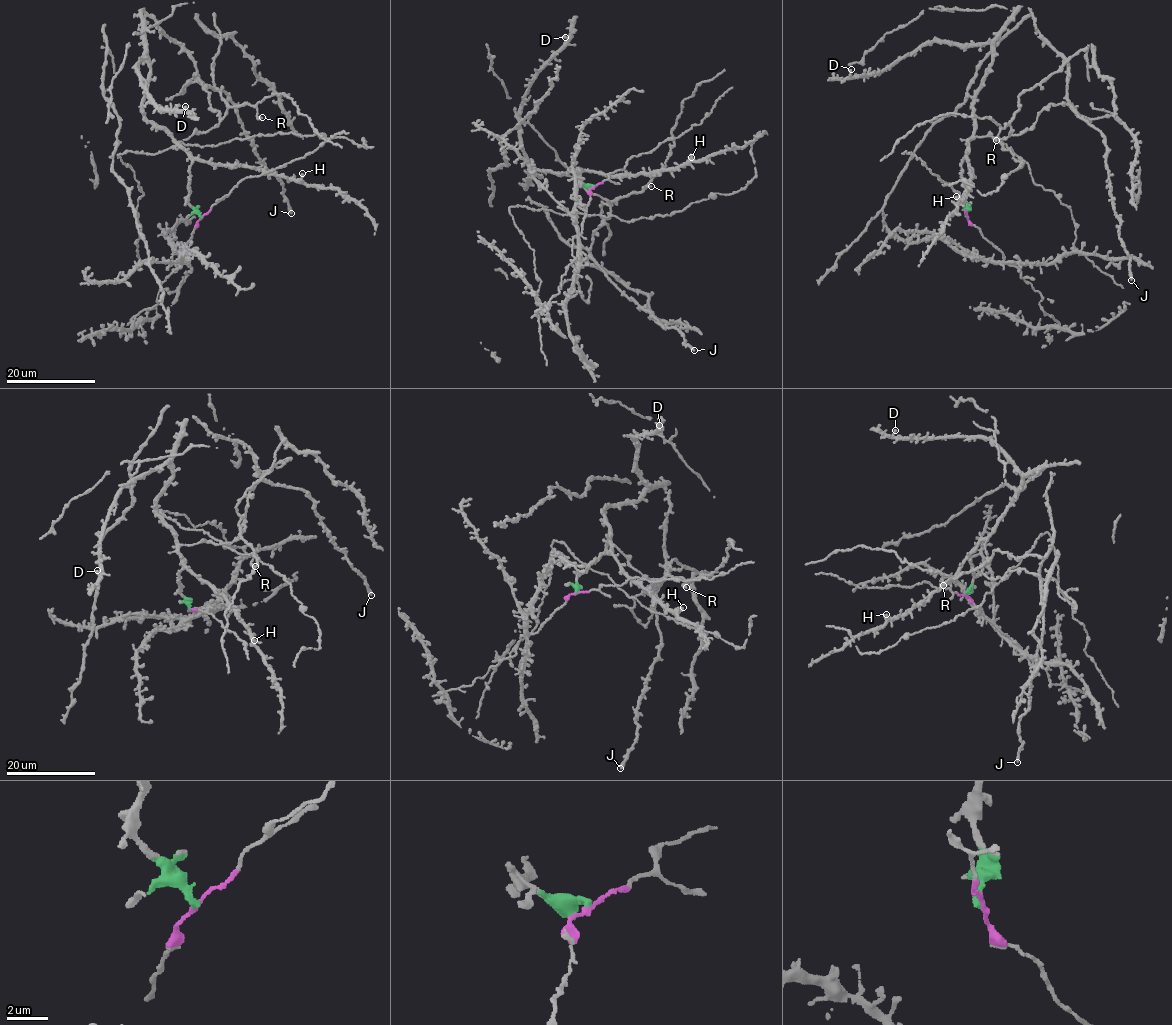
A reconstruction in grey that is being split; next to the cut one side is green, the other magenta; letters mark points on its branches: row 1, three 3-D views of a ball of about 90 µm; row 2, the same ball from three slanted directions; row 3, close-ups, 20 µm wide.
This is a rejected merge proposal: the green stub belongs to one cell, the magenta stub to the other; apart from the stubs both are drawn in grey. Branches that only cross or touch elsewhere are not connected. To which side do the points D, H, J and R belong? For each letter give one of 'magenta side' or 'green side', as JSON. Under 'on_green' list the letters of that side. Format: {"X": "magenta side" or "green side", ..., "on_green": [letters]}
{"D": "green side", "H": "green side", "J": "green side", "R": "green side", "on_green": ["D", "H", "J", "R"]}

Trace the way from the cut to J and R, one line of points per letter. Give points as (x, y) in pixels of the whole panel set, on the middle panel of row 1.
J: (593, 186), (580, 182), (579, 167), (569, 172), (610, 204), (589, 255), (622, 293), (677, 329), (693, 350)
R: (593, 186), (580, 182), (579, 167), (568, 174), (591, 194), (610, 202), (651, 186)

